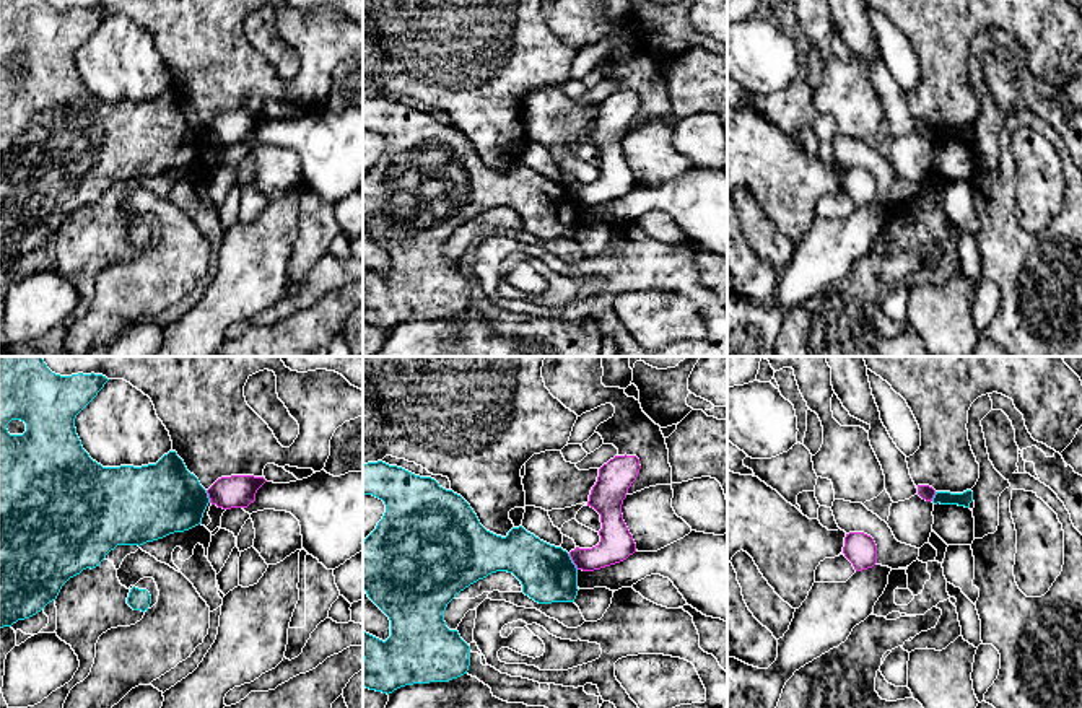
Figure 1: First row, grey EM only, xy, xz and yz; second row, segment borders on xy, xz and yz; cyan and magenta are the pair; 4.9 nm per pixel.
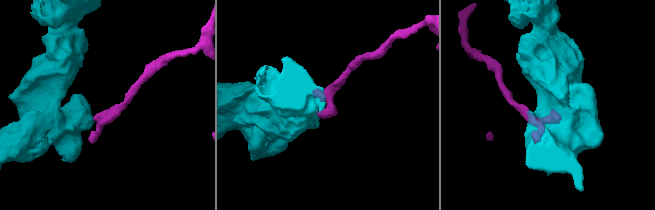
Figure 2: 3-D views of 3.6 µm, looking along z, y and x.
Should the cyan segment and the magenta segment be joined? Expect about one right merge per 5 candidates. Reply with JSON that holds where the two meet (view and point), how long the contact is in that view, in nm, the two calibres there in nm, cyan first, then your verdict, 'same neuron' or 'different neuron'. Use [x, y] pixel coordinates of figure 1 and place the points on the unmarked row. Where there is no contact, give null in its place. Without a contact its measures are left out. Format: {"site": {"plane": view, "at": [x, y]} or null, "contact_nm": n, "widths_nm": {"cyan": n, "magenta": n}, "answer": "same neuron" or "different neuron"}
{"site": {"plane": "xz", "at": [571, 197]}, "contact_nm": 90, "widths_nm": {"cyan": 280, "magenta": 170}, "answer": "different neuron"}

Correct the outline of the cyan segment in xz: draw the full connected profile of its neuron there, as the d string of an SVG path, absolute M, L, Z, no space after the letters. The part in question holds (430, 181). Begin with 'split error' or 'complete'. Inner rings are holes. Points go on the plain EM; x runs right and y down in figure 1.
complete; M382 96L363 99L363 130L384 137L386 148L363 176L363 225L389 252L390 272L382 277L363 265L363 322L382 329L467 309L470 282L444 257L447 239L465 223L496 207L513 208L522 228L539 239L574 238L578 203L569 189L522 161L506 173L486 166L470 140L431 112L415 111Z

